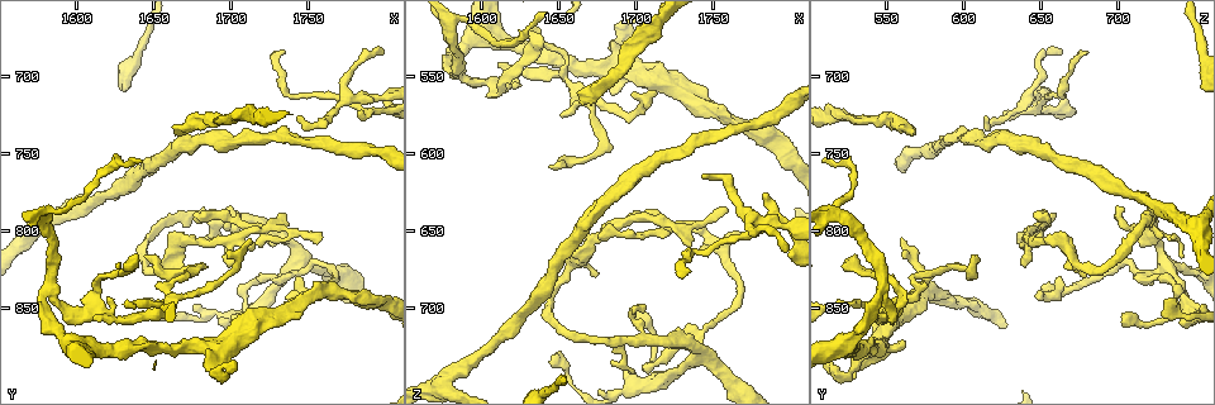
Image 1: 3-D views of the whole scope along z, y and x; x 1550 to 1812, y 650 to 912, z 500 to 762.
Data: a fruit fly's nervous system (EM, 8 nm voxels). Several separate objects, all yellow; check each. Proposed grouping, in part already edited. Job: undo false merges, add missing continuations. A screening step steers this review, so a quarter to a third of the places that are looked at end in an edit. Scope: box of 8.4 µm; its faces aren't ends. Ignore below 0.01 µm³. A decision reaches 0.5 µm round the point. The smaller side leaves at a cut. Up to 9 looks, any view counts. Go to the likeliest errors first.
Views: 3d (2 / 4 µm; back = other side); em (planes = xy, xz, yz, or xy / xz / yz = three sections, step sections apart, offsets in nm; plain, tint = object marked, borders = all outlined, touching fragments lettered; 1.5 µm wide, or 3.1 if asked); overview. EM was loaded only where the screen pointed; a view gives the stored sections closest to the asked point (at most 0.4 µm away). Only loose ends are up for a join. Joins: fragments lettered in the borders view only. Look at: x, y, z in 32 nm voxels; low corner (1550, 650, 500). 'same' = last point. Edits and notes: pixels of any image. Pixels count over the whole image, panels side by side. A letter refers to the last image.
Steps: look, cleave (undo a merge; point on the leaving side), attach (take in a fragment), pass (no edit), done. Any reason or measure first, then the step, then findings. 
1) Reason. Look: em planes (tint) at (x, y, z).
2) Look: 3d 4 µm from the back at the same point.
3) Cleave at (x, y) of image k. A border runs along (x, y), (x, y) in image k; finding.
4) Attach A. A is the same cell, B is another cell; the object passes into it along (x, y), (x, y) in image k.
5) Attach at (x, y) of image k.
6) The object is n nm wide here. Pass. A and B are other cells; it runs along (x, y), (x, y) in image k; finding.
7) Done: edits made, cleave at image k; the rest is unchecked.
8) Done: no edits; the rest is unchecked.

End of a long branch. Look: em 3.1 µm planes (borders) at (1664, 734, 566).

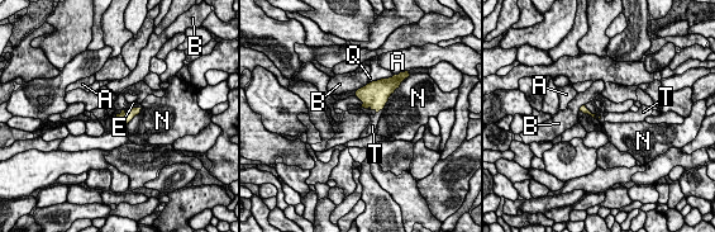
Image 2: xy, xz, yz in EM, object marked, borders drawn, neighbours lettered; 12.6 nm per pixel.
Attach T. T is the same cell, A, B, E, N and Q are other cells; the object passes into it along (375, 95), (382, 108), (375, 118) in image 2; it goes on there.

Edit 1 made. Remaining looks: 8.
Redraw. Look: overview.

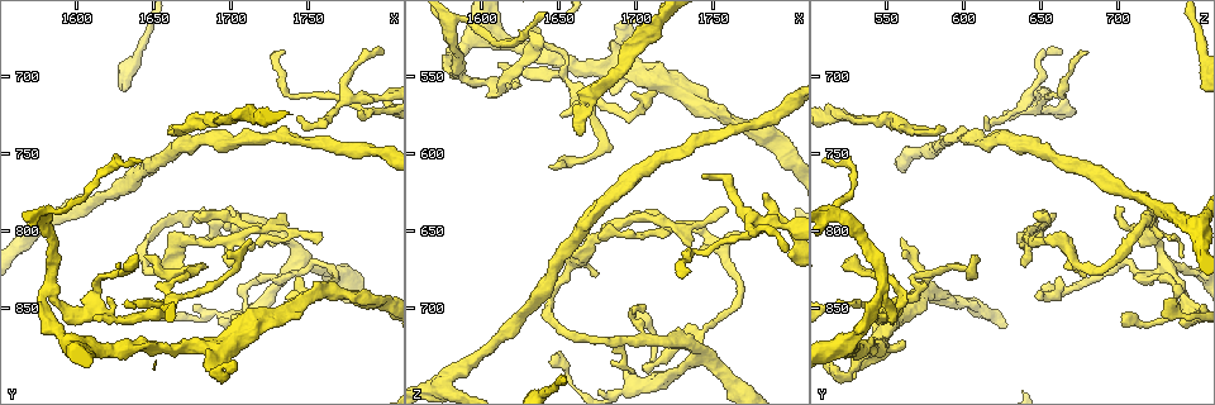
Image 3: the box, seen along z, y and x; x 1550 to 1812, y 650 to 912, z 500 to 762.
Abrupt turn. Look: em planes (tint) at (1584, 838, 546).

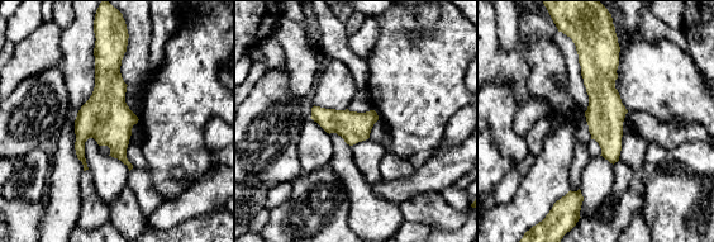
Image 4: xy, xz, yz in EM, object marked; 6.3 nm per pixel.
Look: em planes (borders) at the same point.

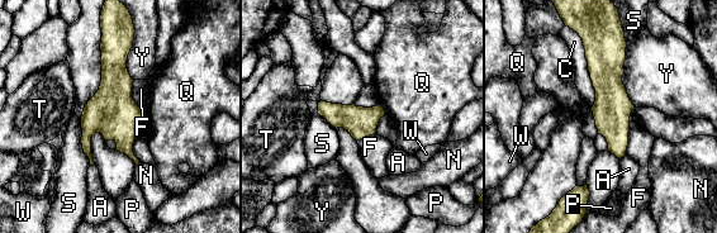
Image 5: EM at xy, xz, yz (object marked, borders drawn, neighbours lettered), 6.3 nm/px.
The object is 200 nm wide here. Pass. A, C, F, N, P, Q, S, T, W and Y are other cells; a border runs along (577, 33), (594, 90), (592, 107) in image 5; one neuron here.

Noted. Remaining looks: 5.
End of a long branch. Look: em xz step 8 (borders) at (1730, 684, 678).

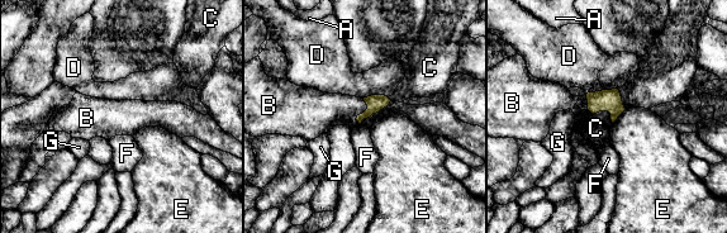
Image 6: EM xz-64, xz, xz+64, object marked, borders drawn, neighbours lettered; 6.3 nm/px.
Another direction. Look: em planes (borders) at the same point.

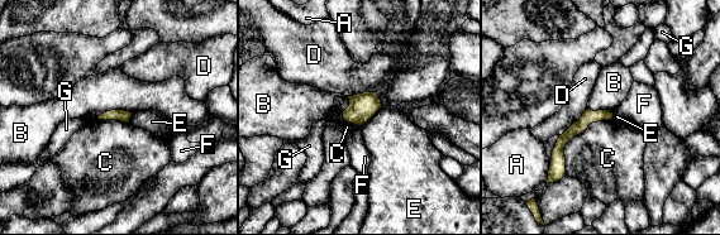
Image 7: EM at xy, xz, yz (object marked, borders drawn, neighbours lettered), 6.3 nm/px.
Pass. A, B, C, D, E, F and G are other cells; a border runs along (130, 111), (106, 110), (96, 116) in image 7; no lettered fragment goes on from it.

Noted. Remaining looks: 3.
Branch stops here. Look: em xz step 8 (tint) at (1698, 786, 702).

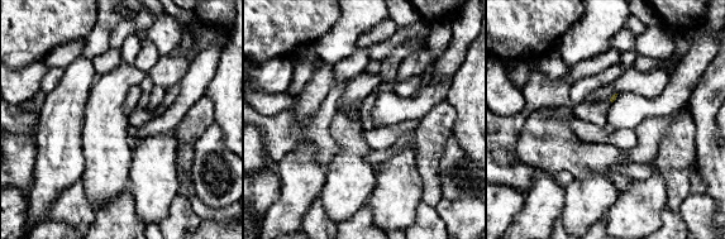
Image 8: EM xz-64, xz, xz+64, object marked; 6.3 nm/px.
Look: em planes (borders) at the same point.

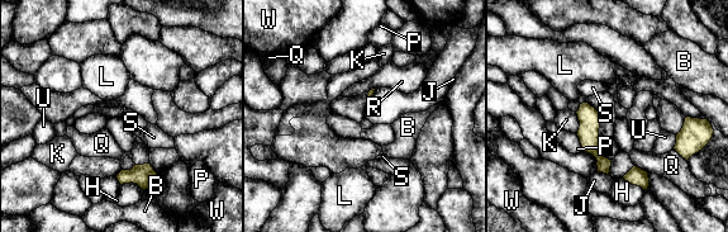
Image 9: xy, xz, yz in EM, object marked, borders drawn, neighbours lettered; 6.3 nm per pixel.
Pass. B, H, J, K, L, P, Q, R, S, U and W are other cells; it runs along (585, 105), (589, 142), (605, 170) in image 9; no lettered fragment goes on from it.

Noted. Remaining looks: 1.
Done: edits made, attach at image 2; the rest is unchecked.

